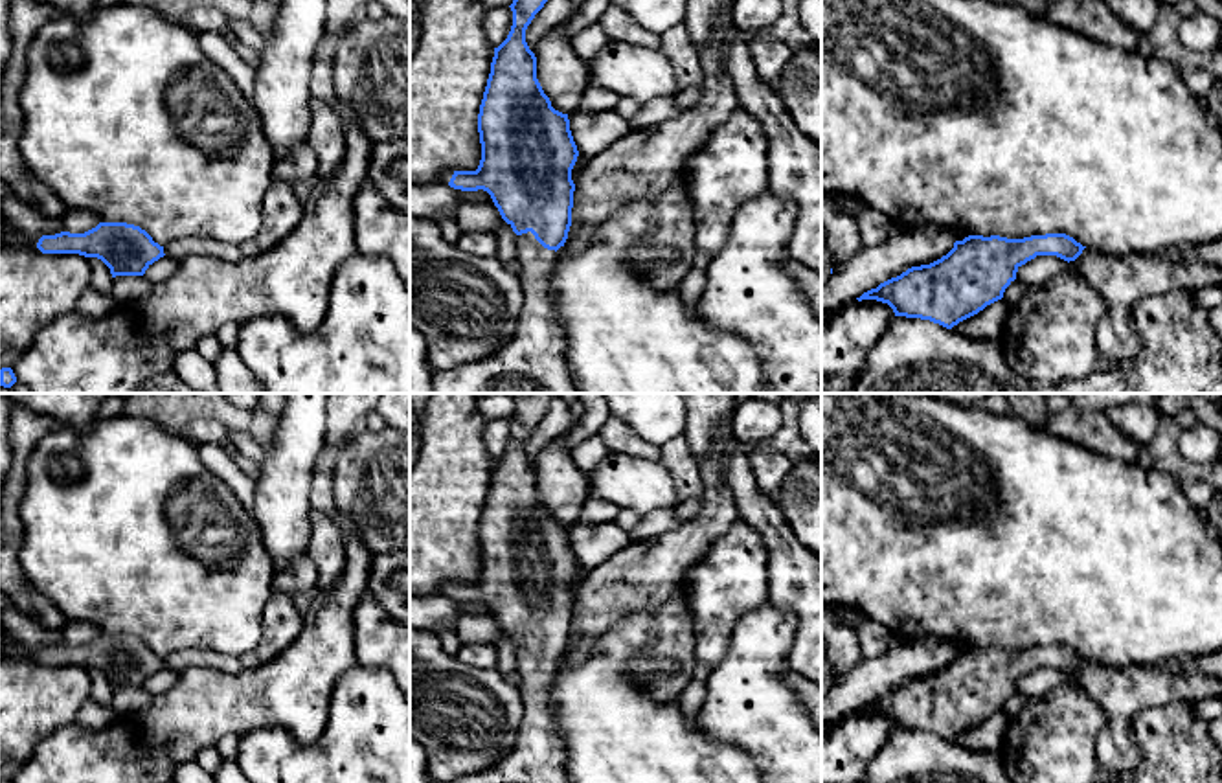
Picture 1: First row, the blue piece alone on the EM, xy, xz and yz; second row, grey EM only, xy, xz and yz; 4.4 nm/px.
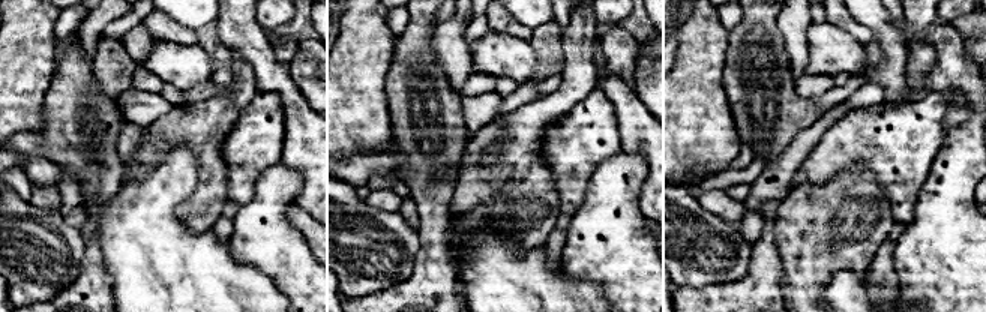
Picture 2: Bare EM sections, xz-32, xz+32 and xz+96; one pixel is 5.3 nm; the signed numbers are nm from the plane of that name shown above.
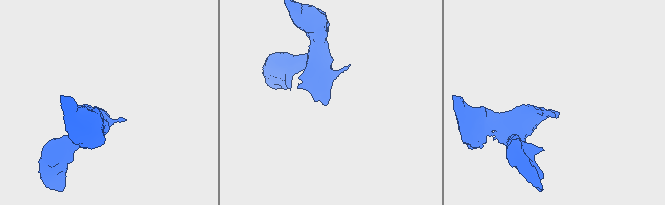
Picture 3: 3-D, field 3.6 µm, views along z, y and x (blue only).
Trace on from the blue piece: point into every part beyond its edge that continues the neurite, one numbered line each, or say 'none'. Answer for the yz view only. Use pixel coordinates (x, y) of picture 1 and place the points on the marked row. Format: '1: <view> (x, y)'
none

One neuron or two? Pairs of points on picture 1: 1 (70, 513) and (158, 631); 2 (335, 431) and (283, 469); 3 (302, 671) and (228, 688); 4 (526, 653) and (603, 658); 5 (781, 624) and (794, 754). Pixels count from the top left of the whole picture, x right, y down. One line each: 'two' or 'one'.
1: one
2: two
3: one
4: two
5: one

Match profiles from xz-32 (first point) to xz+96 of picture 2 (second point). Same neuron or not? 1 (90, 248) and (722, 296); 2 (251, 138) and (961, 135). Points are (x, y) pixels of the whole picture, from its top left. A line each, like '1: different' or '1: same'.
1: same
2: different

